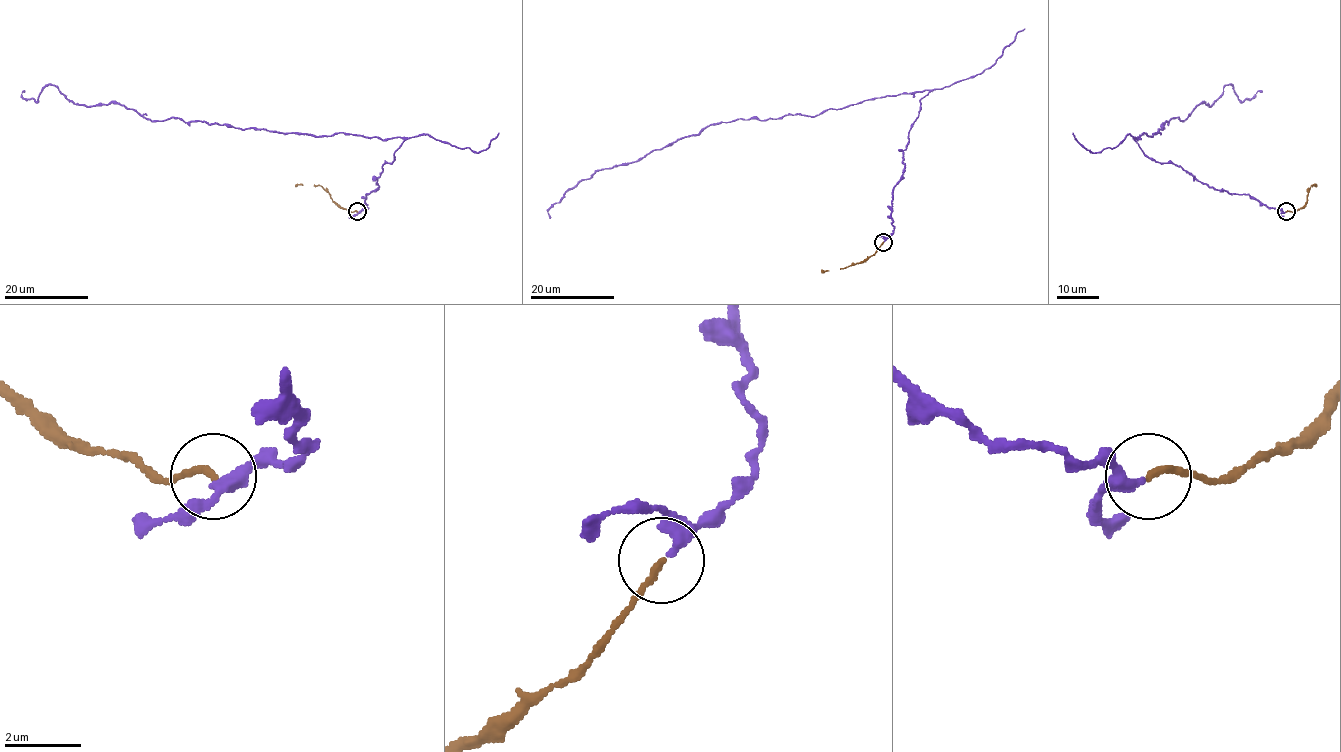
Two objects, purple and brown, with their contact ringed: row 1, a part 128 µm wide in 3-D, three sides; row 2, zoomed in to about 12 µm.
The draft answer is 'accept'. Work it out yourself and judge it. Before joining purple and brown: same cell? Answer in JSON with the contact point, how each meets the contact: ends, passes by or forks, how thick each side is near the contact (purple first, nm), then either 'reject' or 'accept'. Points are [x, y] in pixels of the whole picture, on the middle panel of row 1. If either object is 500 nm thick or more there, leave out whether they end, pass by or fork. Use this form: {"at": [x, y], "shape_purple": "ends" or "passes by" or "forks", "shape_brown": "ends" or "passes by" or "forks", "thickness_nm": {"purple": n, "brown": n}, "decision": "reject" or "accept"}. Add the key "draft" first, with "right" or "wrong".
{"draft": "right", "at": [883, 242], "shape_purple": "passes by", "shape_brown": "ends", "thickness_nm": {"purple": 280, "brown": 160}, "decision": "accept"}

